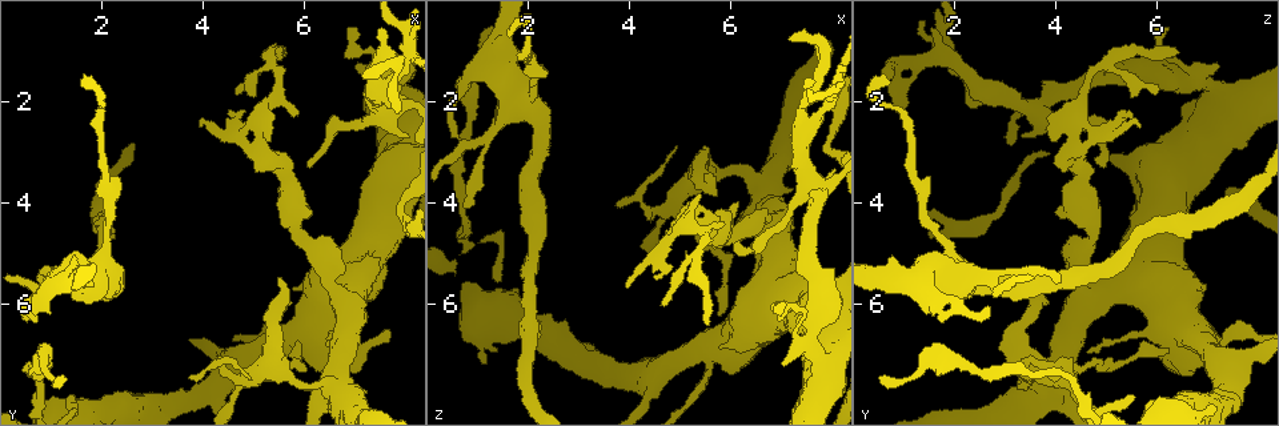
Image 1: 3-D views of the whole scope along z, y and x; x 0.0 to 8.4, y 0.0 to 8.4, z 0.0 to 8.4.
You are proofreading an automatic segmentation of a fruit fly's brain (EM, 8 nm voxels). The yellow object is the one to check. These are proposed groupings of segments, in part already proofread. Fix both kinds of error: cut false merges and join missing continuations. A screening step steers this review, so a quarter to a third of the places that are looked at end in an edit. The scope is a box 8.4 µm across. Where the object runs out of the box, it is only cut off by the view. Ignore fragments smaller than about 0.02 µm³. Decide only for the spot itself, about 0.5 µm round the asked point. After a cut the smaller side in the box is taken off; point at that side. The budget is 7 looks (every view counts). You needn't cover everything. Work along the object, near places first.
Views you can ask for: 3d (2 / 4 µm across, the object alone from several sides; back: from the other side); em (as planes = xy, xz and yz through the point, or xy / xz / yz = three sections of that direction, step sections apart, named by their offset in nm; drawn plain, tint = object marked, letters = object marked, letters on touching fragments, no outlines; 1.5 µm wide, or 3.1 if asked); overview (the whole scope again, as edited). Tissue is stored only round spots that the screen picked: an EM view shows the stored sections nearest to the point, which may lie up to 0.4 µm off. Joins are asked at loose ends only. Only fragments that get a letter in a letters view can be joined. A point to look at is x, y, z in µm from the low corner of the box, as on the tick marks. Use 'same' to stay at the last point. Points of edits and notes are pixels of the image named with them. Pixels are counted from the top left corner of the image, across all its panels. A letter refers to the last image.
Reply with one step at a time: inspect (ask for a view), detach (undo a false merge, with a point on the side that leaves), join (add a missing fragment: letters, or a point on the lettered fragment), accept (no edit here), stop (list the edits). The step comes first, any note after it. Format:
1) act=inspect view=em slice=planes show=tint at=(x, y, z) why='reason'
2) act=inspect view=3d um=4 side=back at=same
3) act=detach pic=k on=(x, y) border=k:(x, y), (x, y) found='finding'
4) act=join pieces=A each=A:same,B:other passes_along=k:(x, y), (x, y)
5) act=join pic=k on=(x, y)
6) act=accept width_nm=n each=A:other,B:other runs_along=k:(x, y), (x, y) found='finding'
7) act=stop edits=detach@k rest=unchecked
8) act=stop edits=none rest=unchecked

act=inspect view=3d um=2 at=(5.60, 1.10, 6.45) why='an open end'

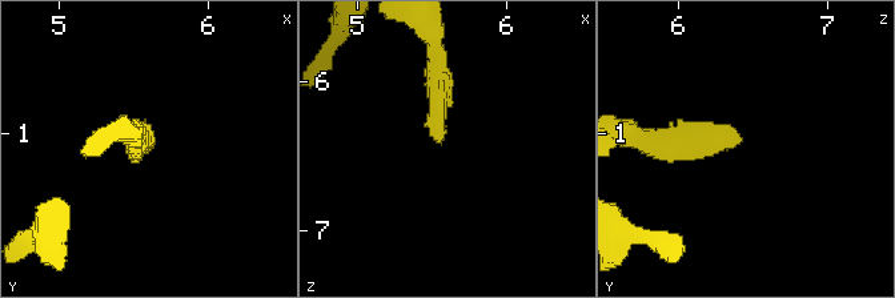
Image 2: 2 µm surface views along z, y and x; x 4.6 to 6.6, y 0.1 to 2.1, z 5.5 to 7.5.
act=inspect view=em slice=yz step=4 show=tint at=(5.54, 1.08, 6.40)

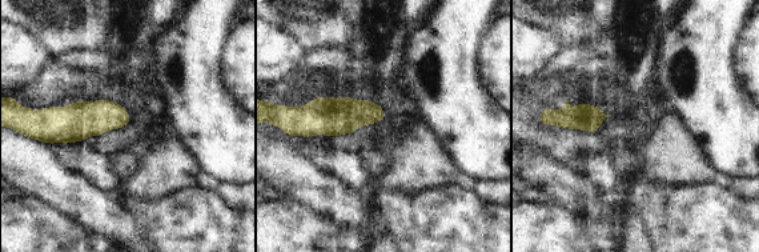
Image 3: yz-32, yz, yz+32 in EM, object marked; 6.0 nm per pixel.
act=inspect view=em slice=planes show=letters at=same

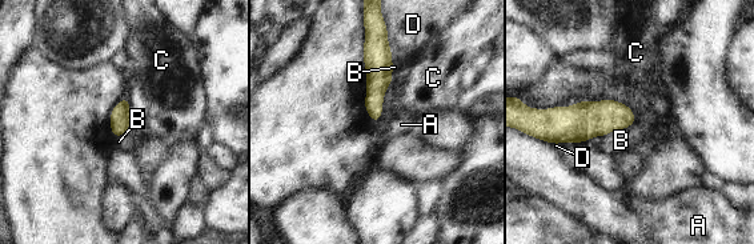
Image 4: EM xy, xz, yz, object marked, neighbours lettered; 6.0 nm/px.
act=accept each=A:other,B:other,C:other,D:other found='none of them fits'

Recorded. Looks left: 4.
act=inspect view=3d um=2 side=back at=(6.65, 7.70, 3.75) why='four arms meet'

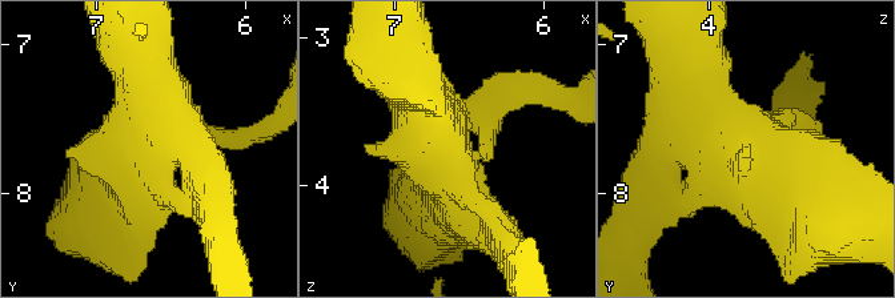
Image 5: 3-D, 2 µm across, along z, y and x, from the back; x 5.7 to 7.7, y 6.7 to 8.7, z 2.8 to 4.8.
act=inspect view=em slice=xz step=4 show=tint at=(6.64, 7.68, 3.80) arms=4

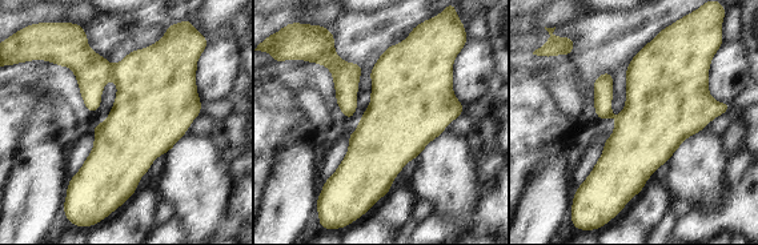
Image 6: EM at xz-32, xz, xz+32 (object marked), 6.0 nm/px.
act=inspect view=em slice=planes show=letters at=same why='cut it another way'

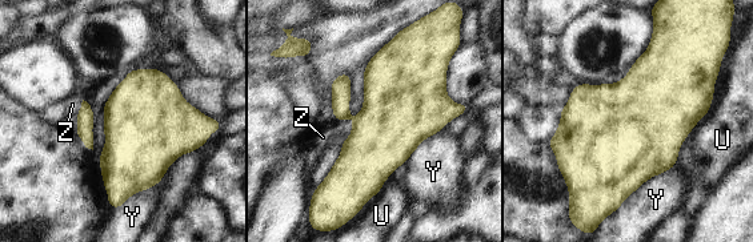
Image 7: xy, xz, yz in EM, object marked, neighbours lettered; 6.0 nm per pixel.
act=accept width_nm=500 each=U:other,Y:other,Z:other border=7:(672, 168), (645, 180), (616, 210) found='all the same cell'

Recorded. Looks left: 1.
act=stop edits=none rest=unchecked

